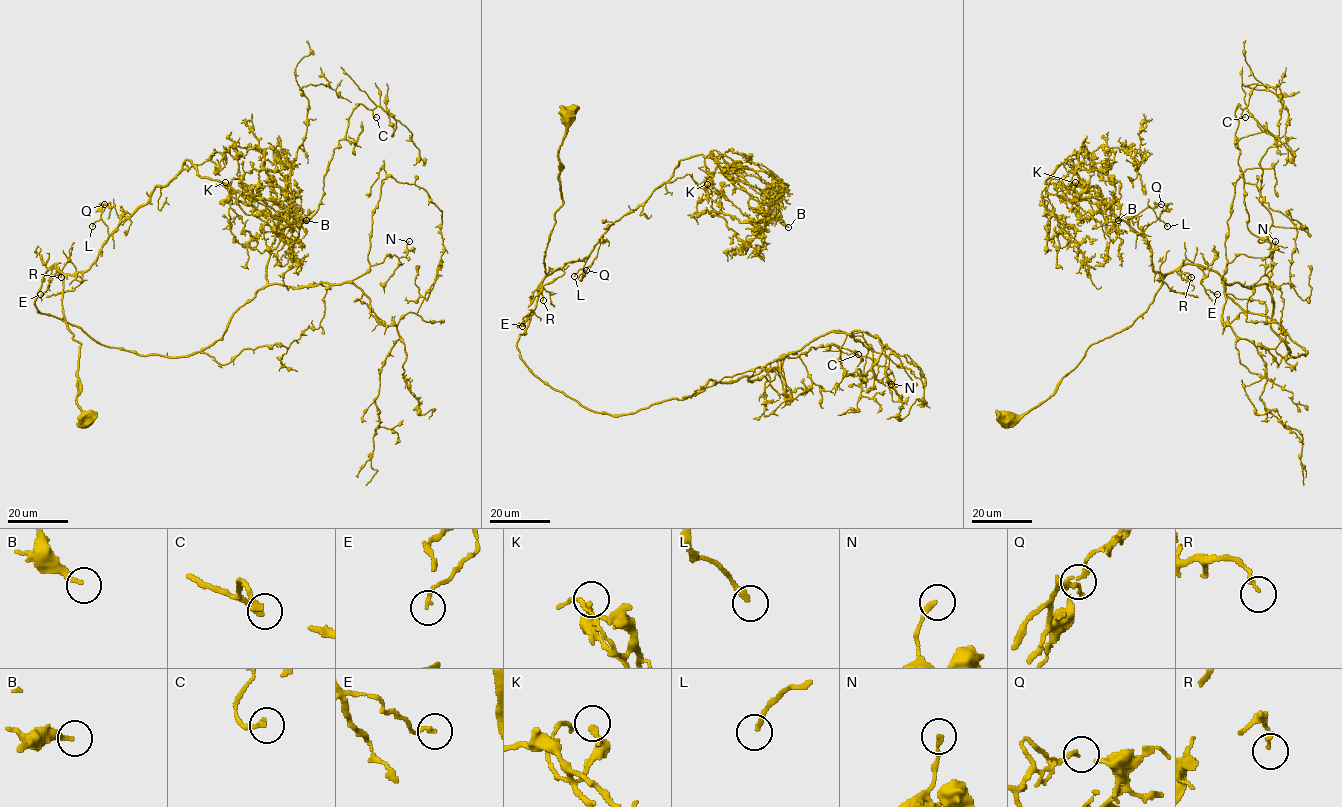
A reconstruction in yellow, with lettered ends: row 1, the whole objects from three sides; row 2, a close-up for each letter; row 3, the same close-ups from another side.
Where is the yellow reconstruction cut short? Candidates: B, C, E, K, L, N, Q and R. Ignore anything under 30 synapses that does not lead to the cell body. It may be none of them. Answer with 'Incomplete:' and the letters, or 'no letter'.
Incomplete: no letter

